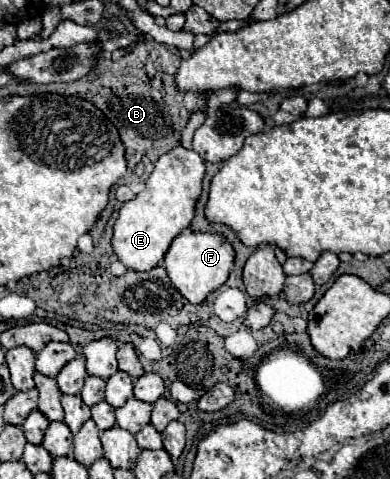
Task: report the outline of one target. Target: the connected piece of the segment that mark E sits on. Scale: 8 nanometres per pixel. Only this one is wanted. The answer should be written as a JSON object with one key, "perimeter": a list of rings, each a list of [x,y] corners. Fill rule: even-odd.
{"perimeter":[[[181,145],[173,147],[169,153],[161,155],[153,173],[147,179],[145,191],[141,191],[135,199],[123,203],[119,209],[119,217],[113,225],[111,247],[117,259],[131,271],[149,271],[157,267],[171,241],[189,227],[193,219],[193,207],[197,197],[201,195],[201,181],[205,175],[203,159]]]}

